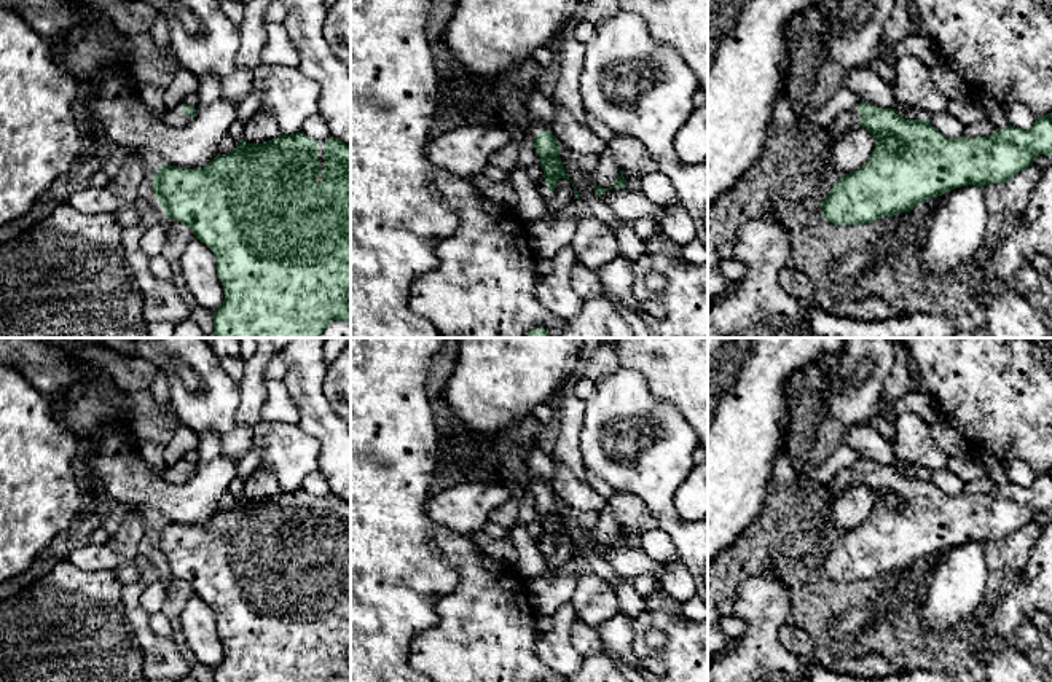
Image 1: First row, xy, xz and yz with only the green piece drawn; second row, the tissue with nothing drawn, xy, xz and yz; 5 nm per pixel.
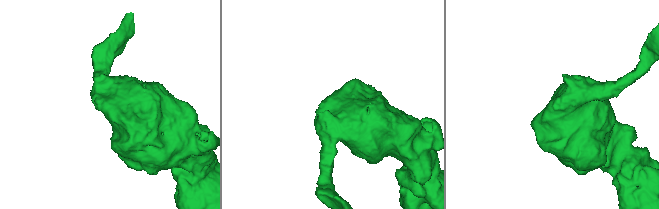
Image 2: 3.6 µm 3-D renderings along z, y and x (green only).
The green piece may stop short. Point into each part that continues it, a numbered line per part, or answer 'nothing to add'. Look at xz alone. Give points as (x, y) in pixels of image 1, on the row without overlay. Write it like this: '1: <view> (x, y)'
1: xz (534, 485)

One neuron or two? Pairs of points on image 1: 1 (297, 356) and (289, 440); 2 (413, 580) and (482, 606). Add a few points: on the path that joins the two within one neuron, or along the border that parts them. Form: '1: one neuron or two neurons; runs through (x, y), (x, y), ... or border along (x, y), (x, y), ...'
1: two neurons; border along (297, 424), (317, 442), (317, 456)
2: two neurons; border along (440, 555), (458, 582), (437, 601), (432, 627)

